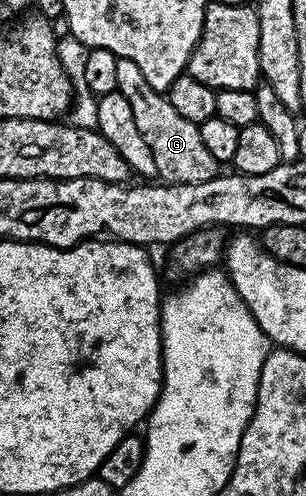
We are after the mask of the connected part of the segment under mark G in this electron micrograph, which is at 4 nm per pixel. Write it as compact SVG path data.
M119 59L116 65L116 85L128 105L132 105L132 117L136 117L140 137L144 137L148 149L152 149L159 180L169 184L200 185L200 181L212 181L220 174L220 164L204 146L198 124L188 121L188 117L180 117L180 113L176 113L176 109L172 109L172 105L166 100L165 94L152 89L144 73L140 73L140 68L132 61Z

